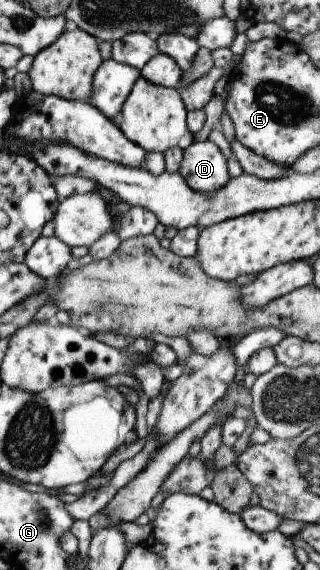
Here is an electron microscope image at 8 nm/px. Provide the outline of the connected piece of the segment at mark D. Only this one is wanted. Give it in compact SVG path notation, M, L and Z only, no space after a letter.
M210 140L192 142L184 150L177 173L199 193L211 193L229 179L224 150Z

